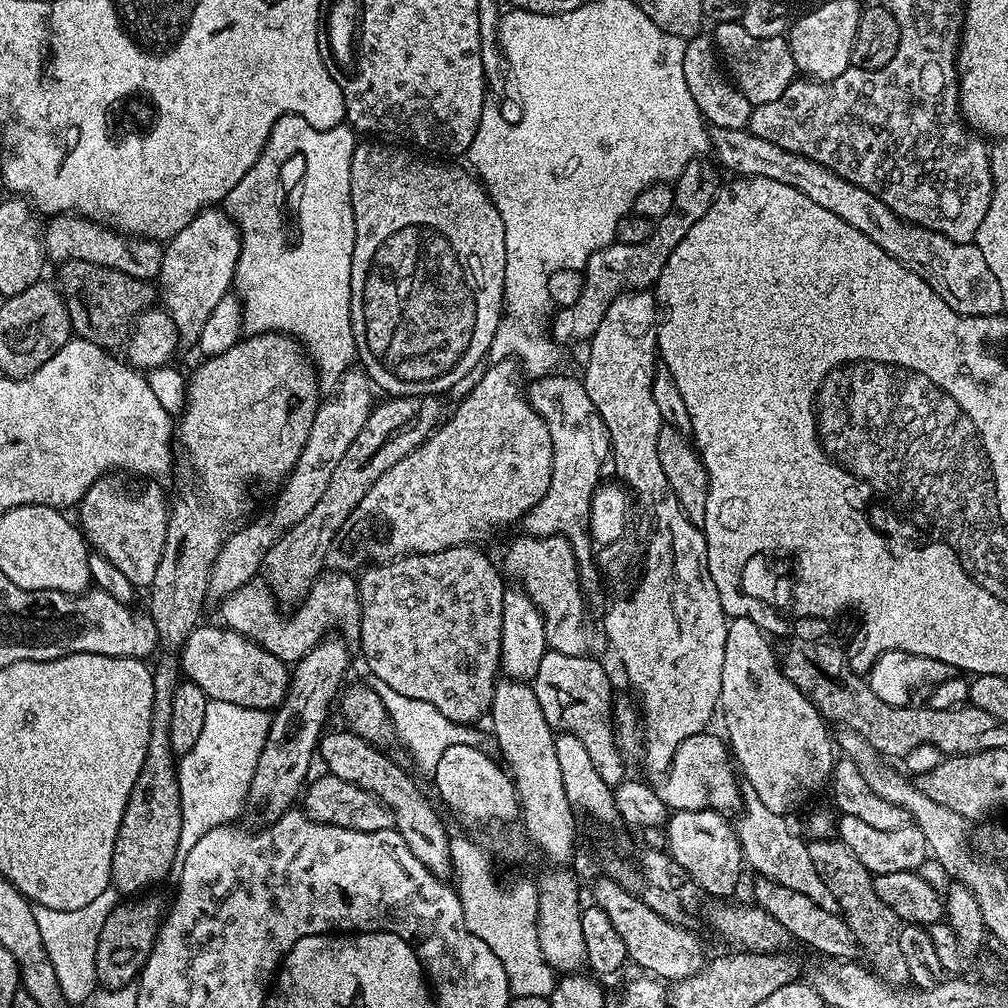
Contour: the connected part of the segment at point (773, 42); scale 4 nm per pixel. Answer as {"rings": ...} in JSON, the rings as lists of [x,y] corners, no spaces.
{"rings":[[[737,21],[717,23],[714,29],[716,29],[715,51],[722,57],[727,71],[736,87],[740,89],[740,93],[753,106],[774,102],[774,98],[782,98],[785,90],[790,87],[793,80],[797,79],[796,63],[784,36],[754,38],[754,34],[750,34]]]}

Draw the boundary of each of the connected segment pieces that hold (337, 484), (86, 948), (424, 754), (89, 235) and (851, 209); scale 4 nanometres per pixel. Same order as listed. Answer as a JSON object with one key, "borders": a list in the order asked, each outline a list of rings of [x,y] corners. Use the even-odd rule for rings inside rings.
{"borders":[[[[394,396],[384,398],[381,404],[379,401],[373,407],[370,418],[366,418],[366,426],[358,430],[358,438],[354,438],[346,454],[342,454],[342,462],[334,466],[334,474],[330,474],[326,494],[318,498],[318,506],[314,506],[302,522],[283,532],[278,542],[266,550],[262,580],[277,601],[299,602],[308,595],[316,577],[325,571],[336,535],[345,531],[352,511],[362,498],[366,498],[366,490],[370,490],[370,486],[374,486],[374,482],[378,482],[394,462],[402,462],[406,454],[427,440],[441,423],[445,412],[440,402],[440,396]]],[[[110,886],[105,892],[98,894],[98,898],[86,902],[86,906],[81,906],[78,910],[50,910],[41,904],[33,907],[42,944],[53,963],[62,996],[70,1006],[84,1006],[98,988],[94,962],[94,954],[98,954],[98,934],[102,934],[102,926],[116,909],[117,903],[118,893],[115,887]]],[[[381,683],[375,685],[375,692],[382,698],[383,705],[391,716],[392,724],[395,726],[397,741],[410,752],[415,764],[428,774],[435,773],[438,761],[442,758],[442,752],[454,745],[478,746],[478,728],[471,725],[456,724],[432,704],[424,700],[414,700],[401,696],[393,688]]],[[[56,214],[49,220],[52,221],[43,225],[42,235],[44,255],[51,263],[53,260],[53,265],[59,266],[73,260],[122,270],[122,274],[130,274],[130,278],[149,282],[159,277],[164,257],[164,244],[161,241],[145,240],[139,236],[117,232],[106,224],[97,224],[94,220],[75,214]]],[[[714,124],[709,127],[708,140],[711,151],[715,152],[721,164],[736,176],[772,178],[801,190],[818,206],[823,206],[832,214],[838,214],[842,222],[850,222],[854,230],[862,230],[870,242],[878,242],[882,250],[897,264],[904,264],[909,272],[918,274],[925,280],[929,288],[934,290],[938,298],[952,312],[959,316],[999,316],[1005,311],[1002,302],[1002,289],[998,286],[998,278],[986,266],[986,258],[982,258],[982,250],[978,250],[975,242],[963,244],[954,242],[942,234],[929,228],[920,228],[910,224],[894,214],[886,202],[882,202],[870,190],[862,190],[862,186],[854,186],[852,182],[834,174],[830,168],[806,159],[796,152],[783,150],[766,139],[758,138],[747,129],[730,124]]]]}

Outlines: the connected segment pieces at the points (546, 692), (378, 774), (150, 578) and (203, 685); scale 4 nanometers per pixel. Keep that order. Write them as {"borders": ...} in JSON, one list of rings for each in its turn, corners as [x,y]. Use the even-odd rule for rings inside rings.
{"borders":[[[[549,650],[544,653],[538,666],[538,674],[535,680],[531,681],[531,685],[549,726],[557,733],[574,734],[574,738],[578,738],[578,742],[586,746],[586,751],[594,762],[594,770],[598,770],[602,782],[615,786],[625,779],[626,772],[625,757],[616,744],[612,722],[612,680],[608,677],[607,670],[592,659],[591,655],[558,654]]],[[[347,730],[340,732],[325,731],[320,738],[318,755],[325,760],[329,776],[337,776],[367,792],[373,792],[386,807],[392,811],[392,821],[396,831],[406,838],[406,846],[414,853],[414,858],[435,876],[448,878],[454,872],[450,858],[450,832],[444,829],[440,816],[428,796],[416,785],[415,780],[400,766],[396,760],[388,757],[383,748],[366,742],[358,734]]],[[[105,474],[100,477],[100,479],[94,482],[94,486],[90,486],[90,490],[86,490],[86,494],[80,500],[78,505],[78,511],[80,511],[80,520],[78,519],[78,527],[84,534],[84,539],[88,541],[89,545],[97,553],[105,556],[110,562],[126,574],[126,578],[132,582],[137,589],[144,590],[147,589],[154,582],[154,573],[158,571],[158,562],[162,562],[162,550],[166,546],[166,530],[168,529],[168,514],[170,511],[169,501],[166,499],[164,501],[164,496],[156,488],[140,488],[137,492],[127,492],[122,485],[119,484],[119,479],[113,478],[111,475]]],[[[197,626],[189,632],[184,647],[179,649],[178,659],[181,673],[194,686],[198,686],[208,695],[209,700],[218,702],[234,702],[235,705],[275,710],[279,708],[288,693],[290,681],[290,668],[284,661],[278,659],[255,644],[248,637],[238,634],[232,628],[217,626],[217,628],[204,628]]]]}

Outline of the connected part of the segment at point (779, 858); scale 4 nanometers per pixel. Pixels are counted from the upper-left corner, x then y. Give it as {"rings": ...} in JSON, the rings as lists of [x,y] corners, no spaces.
{"rings":[[[741,783],[742,811],[740,821],[735,821],[736,837],[740,840],[740,853],[744,855],[744,863],[753,868],[757,877],[778,882],[778,886],[786,886],[786,890],[794,890],[810,898],[810,902],[818,902],[822,910],[840,912],[834,894],[830,894],[830,886],[818,878],[818,870],[814,870],[814,862],[810,862],[808,845],[792,833],[788,820],[765,807],[765,803],[758,798],[754,787]]]}

